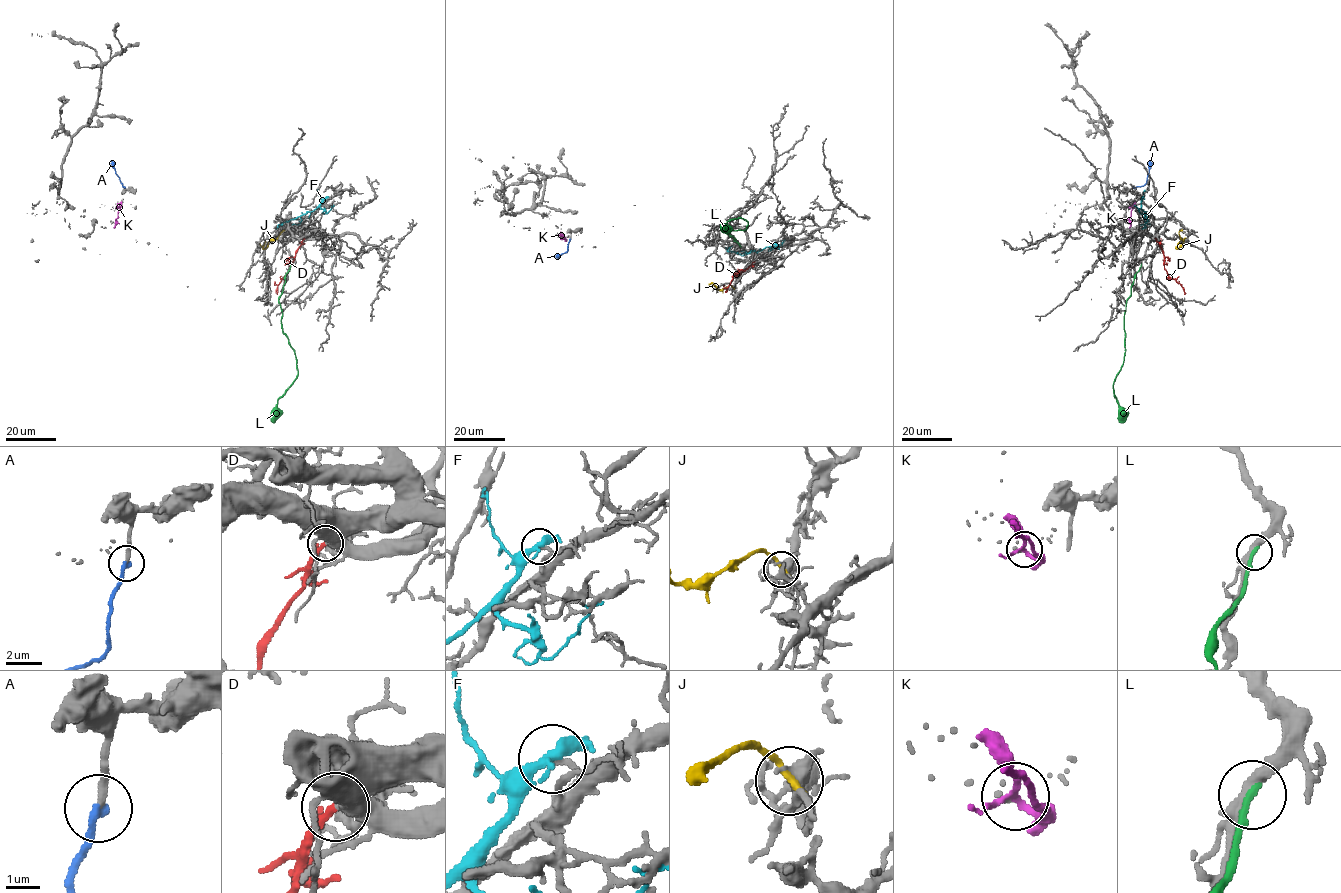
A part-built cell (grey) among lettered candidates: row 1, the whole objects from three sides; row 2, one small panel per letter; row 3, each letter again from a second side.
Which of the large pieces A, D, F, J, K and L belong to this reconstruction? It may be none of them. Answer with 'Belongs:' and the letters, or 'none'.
Belongs: A, D

